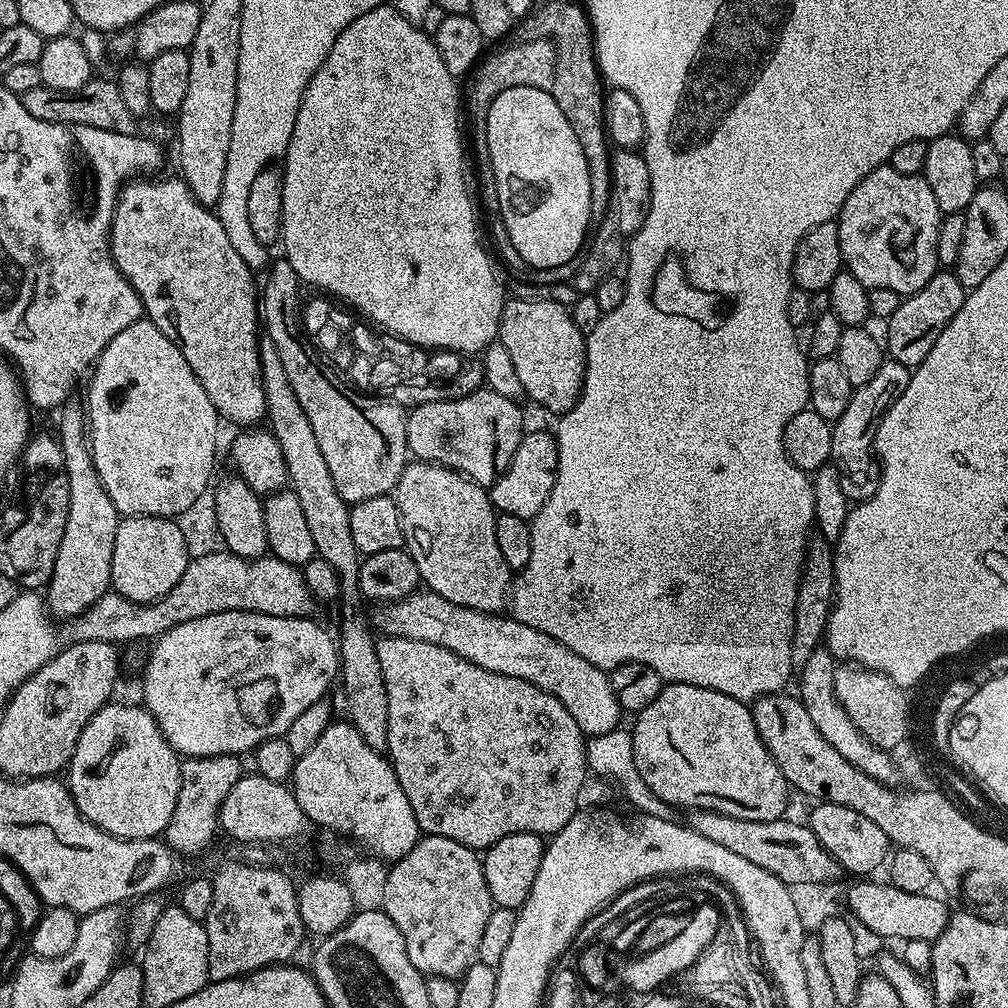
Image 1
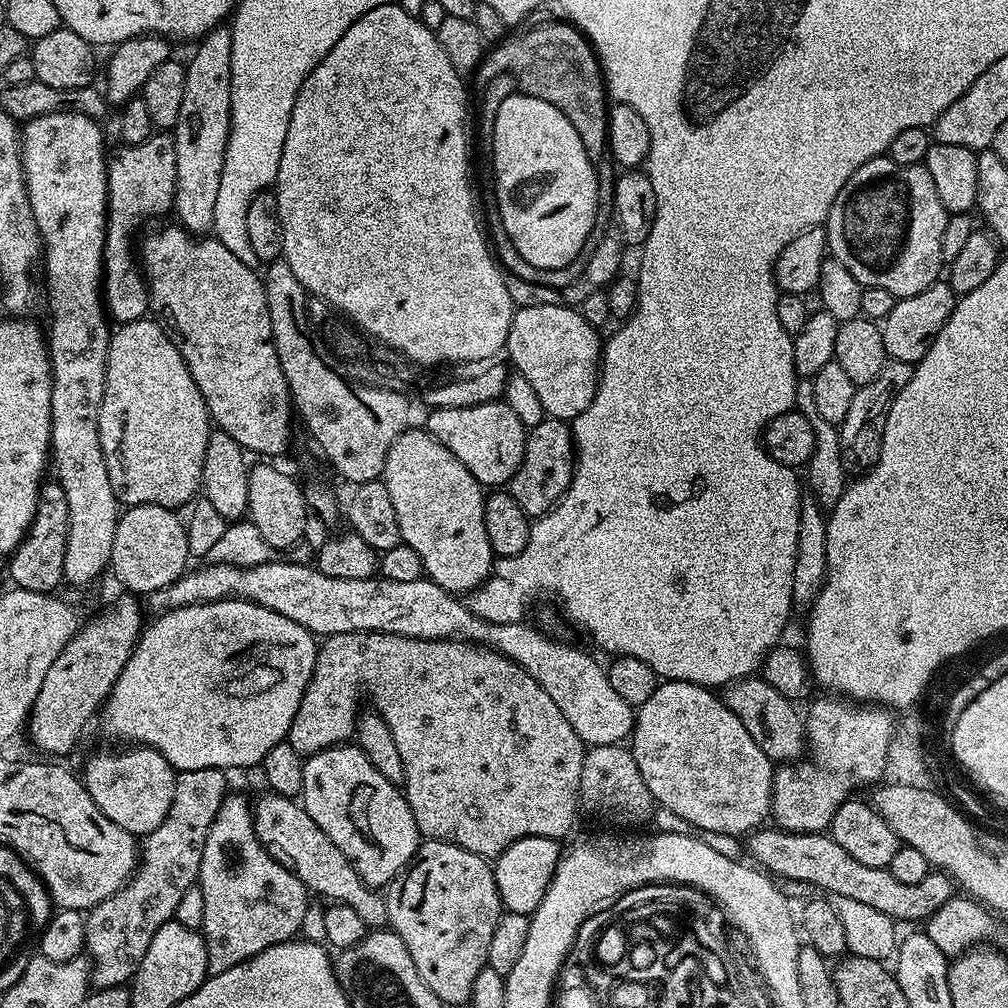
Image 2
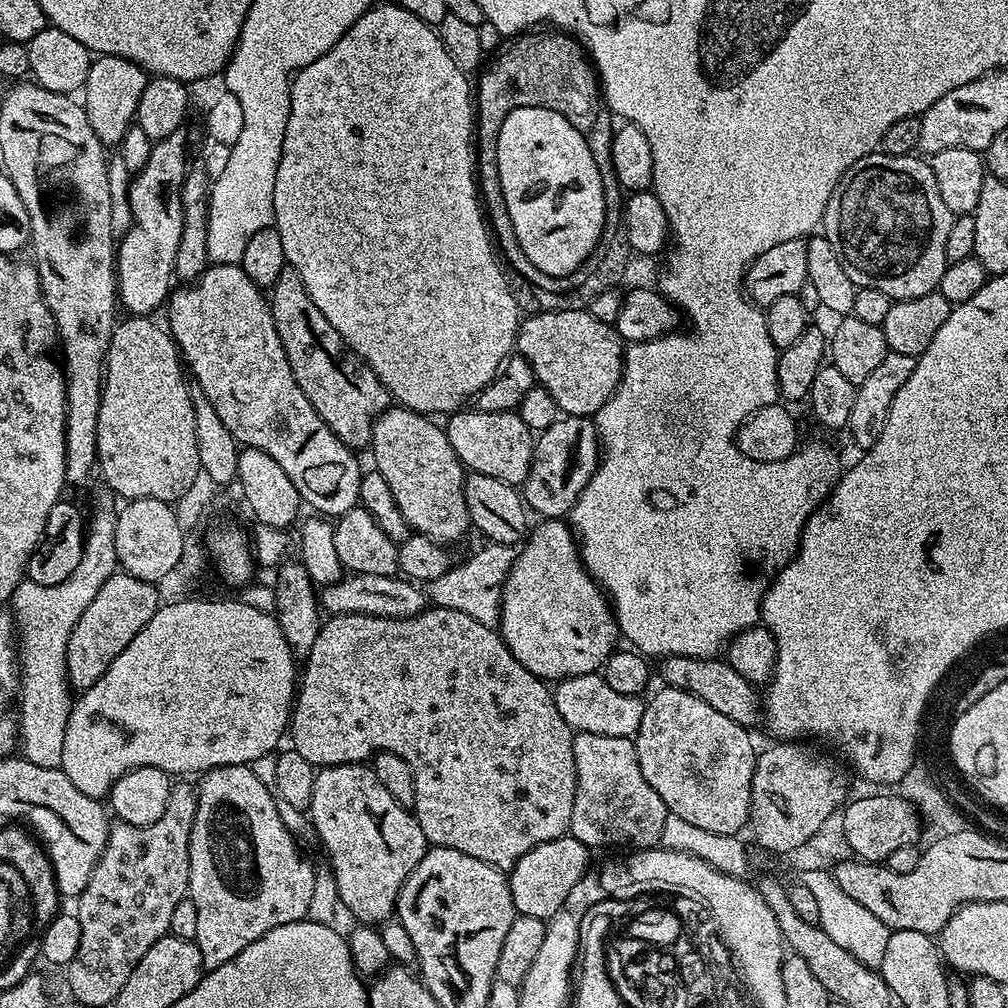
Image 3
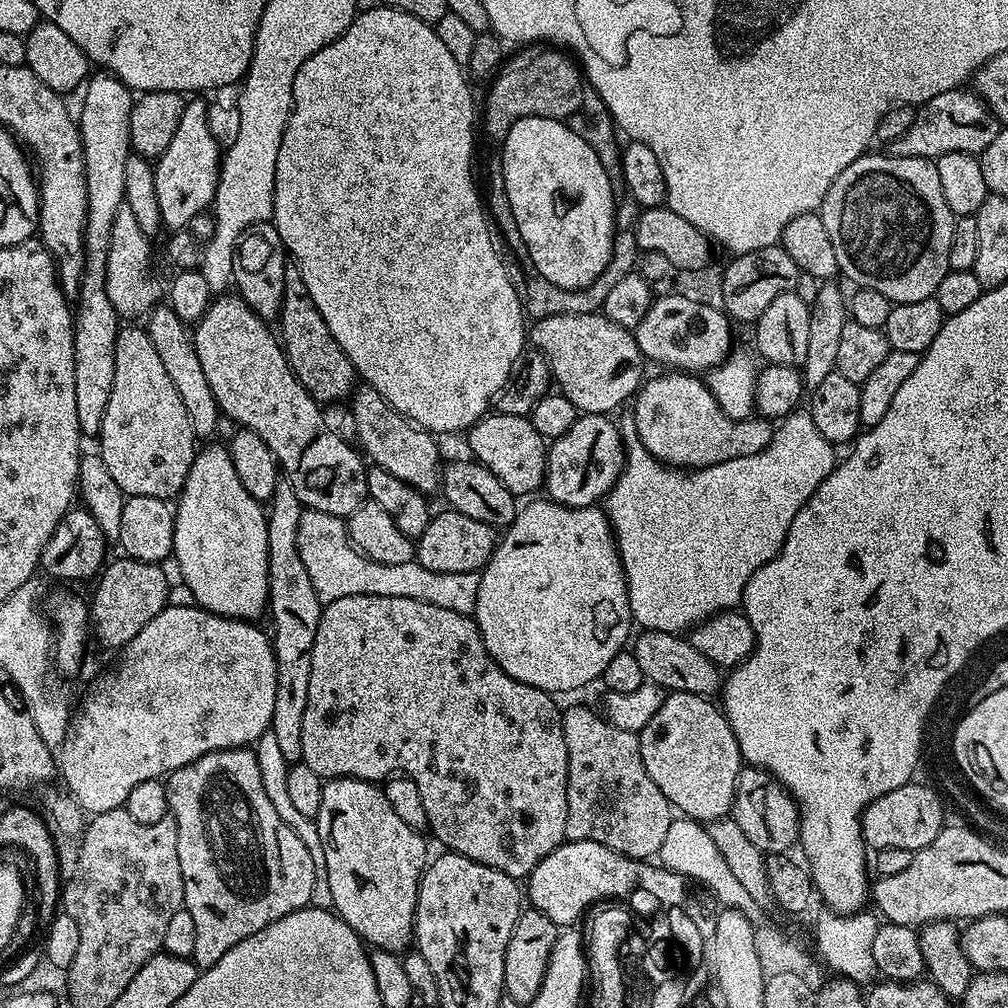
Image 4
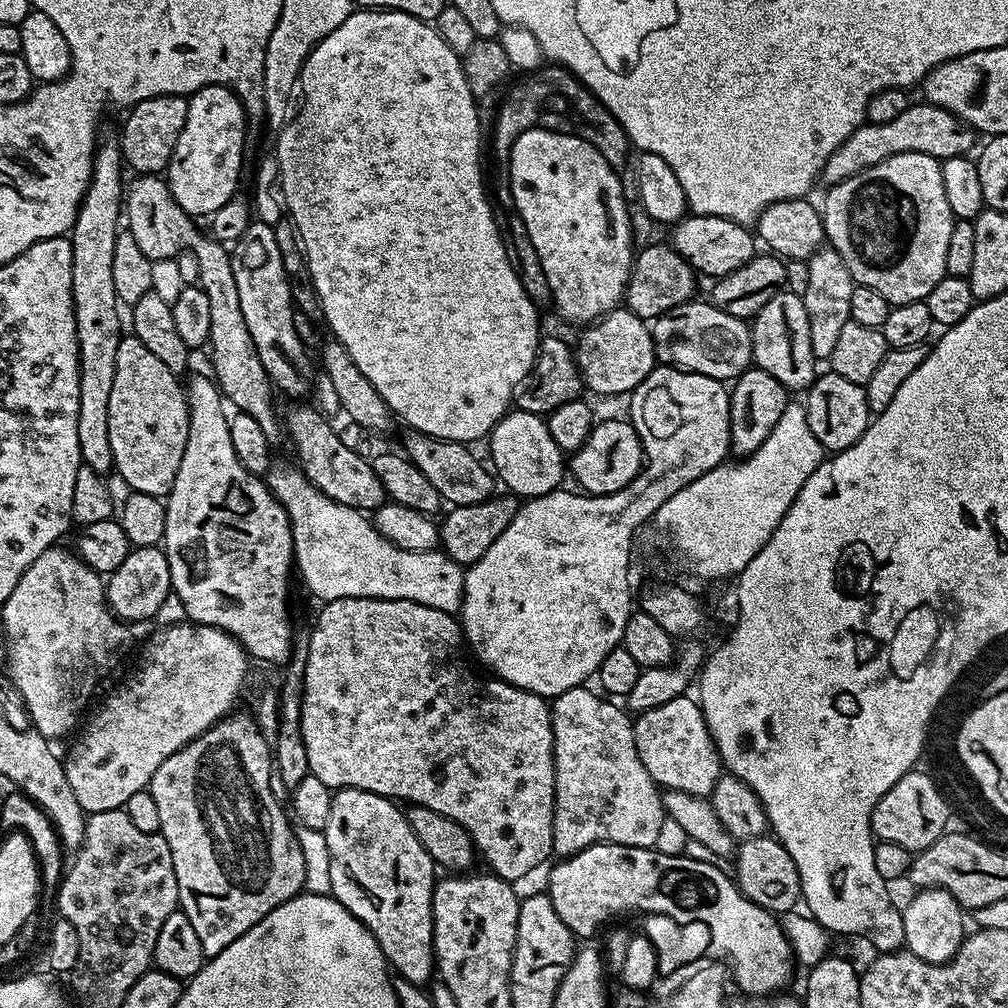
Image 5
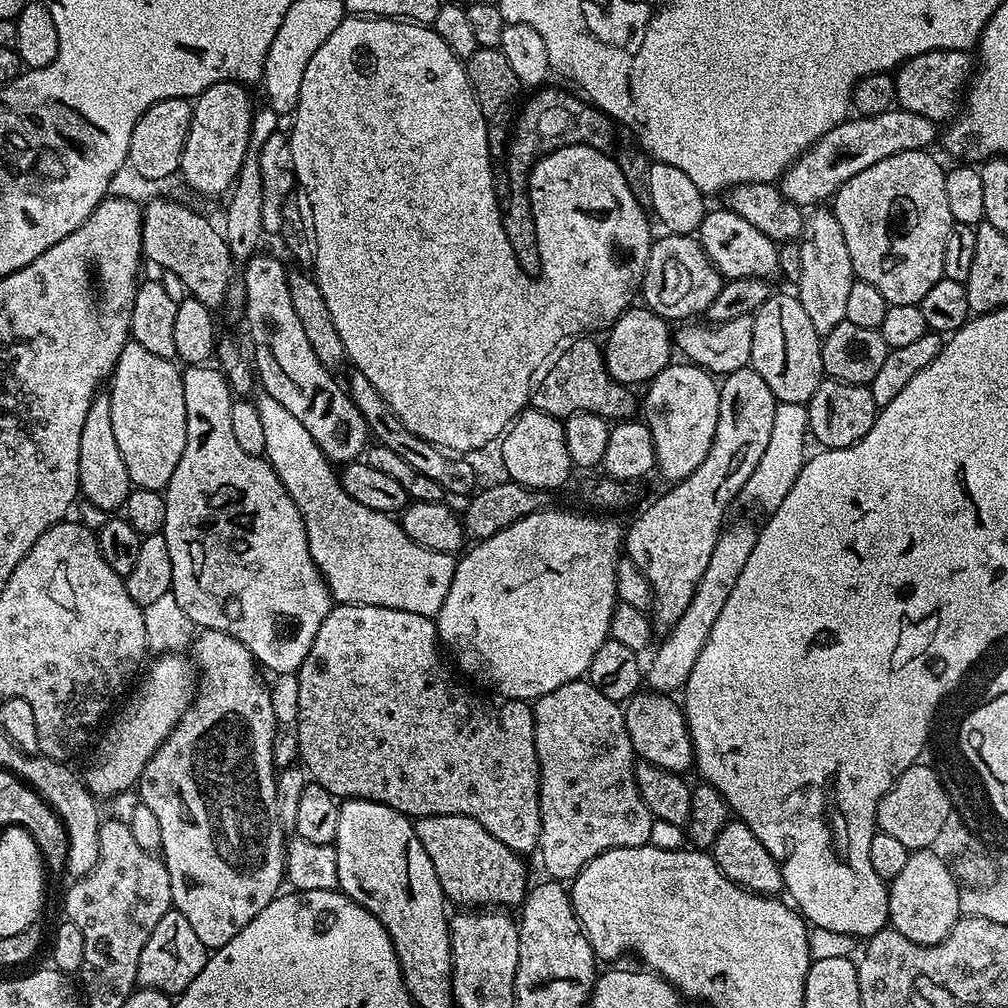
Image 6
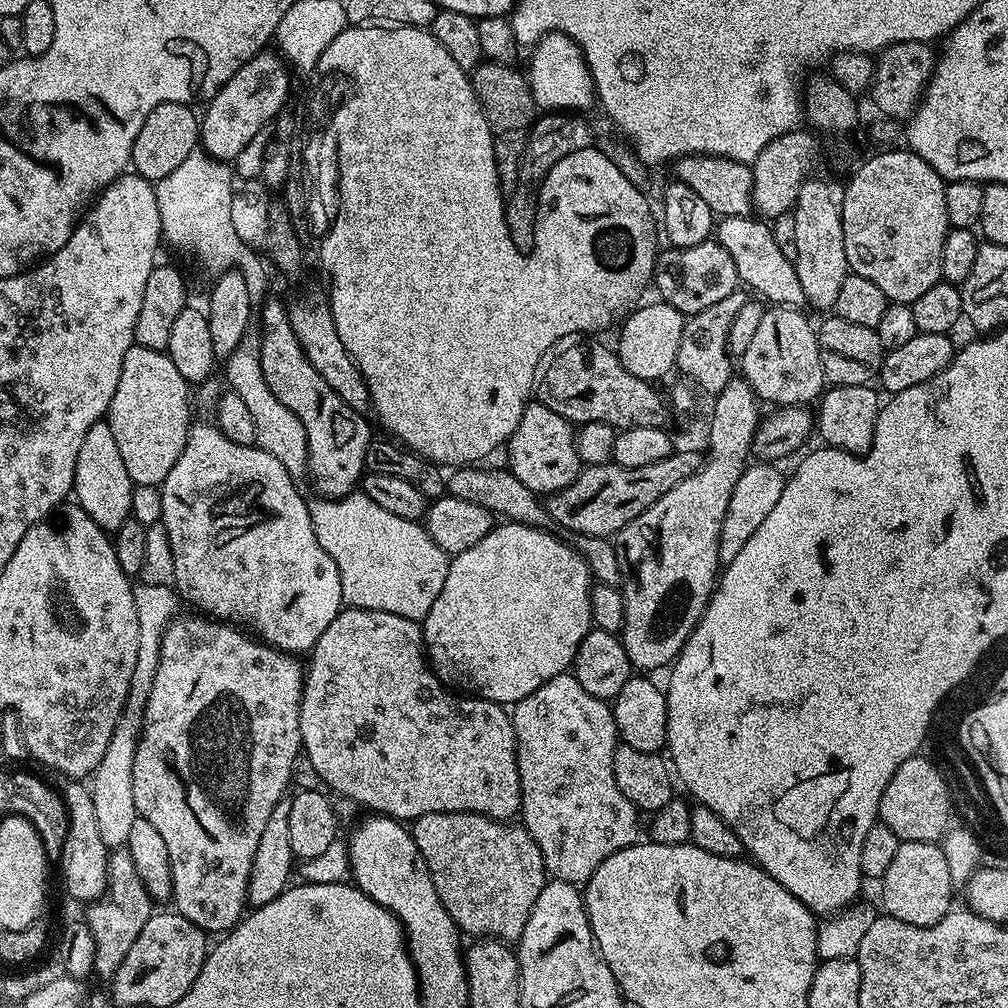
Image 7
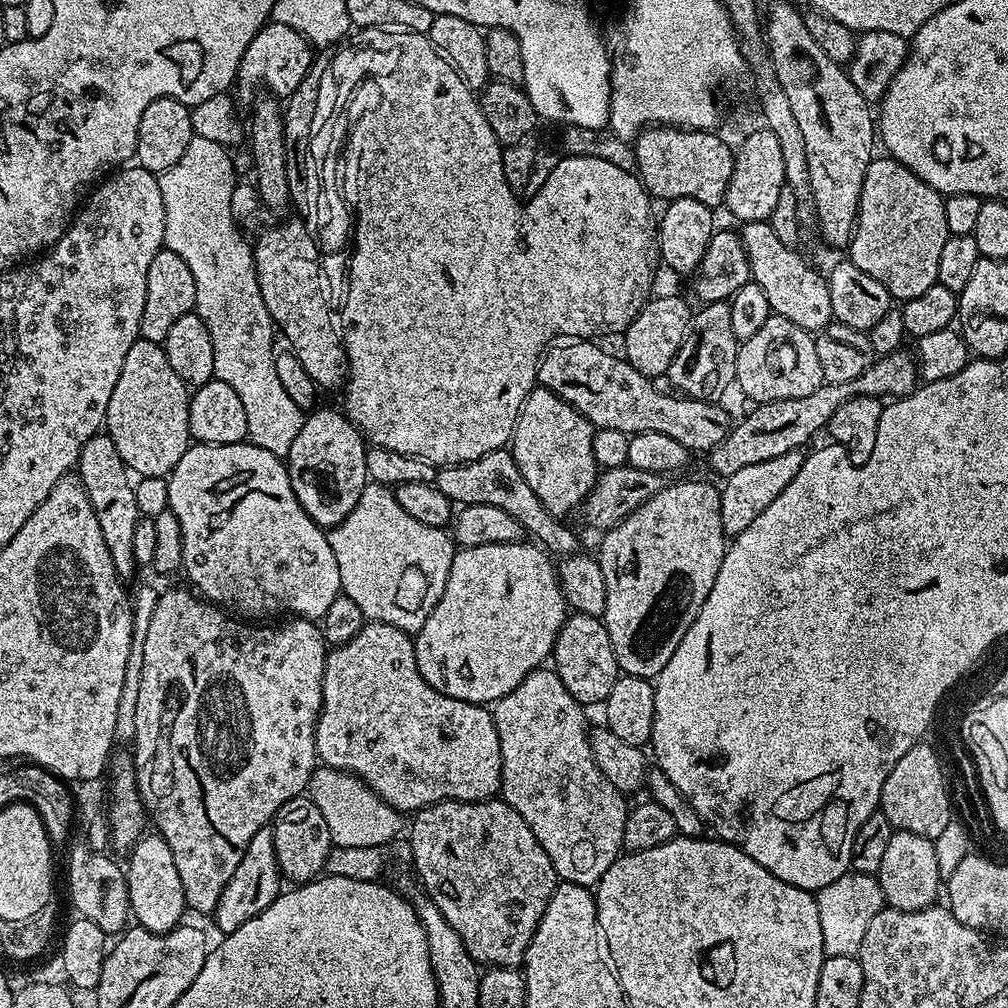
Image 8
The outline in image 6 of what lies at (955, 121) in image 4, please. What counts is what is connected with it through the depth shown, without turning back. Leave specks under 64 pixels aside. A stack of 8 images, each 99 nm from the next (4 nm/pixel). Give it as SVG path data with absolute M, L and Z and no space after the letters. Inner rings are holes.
M893 106L877 116L843 120L834 126L834 130L818 138L818 142L814 142L788 167L778 181L780 193L790 202L801 206L823 205L831 201L838 189L854 178L854 174L862 174L866 166L874 166L874 162L882 162L882 158L890 158L899 152L931 149L931 144L938 140L936 128L937 121L922 118L922 114L910 114L899 106Z

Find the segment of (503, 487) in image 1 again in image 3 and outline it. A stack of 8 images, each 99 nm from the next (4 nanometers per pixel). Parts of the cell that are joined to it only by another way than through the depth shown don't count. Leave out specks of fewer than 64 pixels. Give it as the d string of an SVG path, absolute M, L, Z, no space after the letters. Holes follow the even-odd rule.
M561 415L554 426L546 426L546 430L535 437L530 474L522 485L525 505L540 518L567 517L574 502L578 502L578 494L586 490L590 478L596 473L600 454L600 435L596 432L595 419Z

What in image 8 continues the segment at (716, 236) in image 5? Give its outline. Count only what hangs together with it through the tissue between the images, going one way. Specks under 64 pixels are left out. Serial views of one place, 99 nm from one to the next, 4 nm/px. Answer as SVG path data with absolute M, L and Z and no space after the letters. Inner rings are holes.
M768 220L747 221L739 233L750 262L751 283L762 286L762 294L766 294L766 302L770 302L773 313L813 334L827 329L833 323L827 279L823 275L819 276L799 256L797 249L785 247L777 239Z

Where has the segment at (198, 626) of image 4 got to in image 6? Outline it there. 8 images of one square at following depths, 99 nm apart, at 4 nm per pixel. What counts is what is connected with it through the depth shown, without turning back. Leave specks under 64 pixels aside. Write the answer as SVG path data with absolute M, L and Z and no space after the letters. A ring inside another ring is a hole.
M173 651L157 655L154 660L156 661L152 665L147 665L149 668L148 673L147 668L143 673L144 681L135 685L136 693L125 702L124 709L116 717L111 717L112 725L96 748L88 773L83 773L84 783L97 798L119 797L128 792L126 790L131 784L133 787L139 781L146 762L150 762L158 746L162 746L162 742L174 730L174 726L191 703L192 664L189 657L179 651Z

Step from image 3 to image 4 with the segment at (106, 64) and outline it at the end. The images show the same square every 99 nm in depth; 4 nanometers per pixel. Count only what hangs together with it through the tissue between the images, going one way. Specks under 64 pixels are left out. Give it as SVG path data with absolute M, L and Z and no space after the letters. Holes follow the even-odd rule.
M103 70L89 75L83 85L84 101L78 112L80 129L80 147L84 149L84 177L86 178L86 222L84 223L84 273L80 279L78 299L80 305L74 308L74 399L78 406L78 422L81 433L85 437L100 436L100 424L106 414L106 402L110 402L110 390L114 390L114 350L116 349L116 333L122 327L122 320L116 315L114 306L106 294L106 262L110 248L110 232L114 225L114 216L119 206L124 204L126 190L126 162L133 155L130 142L130 114L134 103L134 93L116 76Z

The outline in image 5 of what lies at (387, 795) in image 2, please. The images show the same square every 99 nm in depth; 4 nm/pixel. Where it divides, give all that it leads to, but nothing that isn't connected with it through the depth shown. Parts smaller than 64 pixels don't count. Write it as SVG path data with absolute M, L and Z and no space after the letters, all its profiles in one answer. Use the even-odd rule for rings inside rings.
M353 788L339 789L332 797L332 805L330 806L329 820L323 830L326 840L326 846L329 847L330 854L330 886L332 887L331 895L335 896L338 903L346 906L346 910L350 910L350 914L354 914L354 918L358 918L358 922L362 922L366 926L366 930L370 930L374 934L374 938L378 942L378 946L382 950L384 959L388 961L391 971L397 977L411 984L421 986L427 985L433 979L434 969L436 967L436 951L434 950L434 922L432 921L432 899L434 898L434 890L438 883L437 865L432 863L430 854L426 854L426 850L422 846L422 842L418 842L418 838L414 834L414 830L408 824L408 817L403 811L399 812L397 805L389 800L386 796L378 794L370 794L366 790L354 790Z

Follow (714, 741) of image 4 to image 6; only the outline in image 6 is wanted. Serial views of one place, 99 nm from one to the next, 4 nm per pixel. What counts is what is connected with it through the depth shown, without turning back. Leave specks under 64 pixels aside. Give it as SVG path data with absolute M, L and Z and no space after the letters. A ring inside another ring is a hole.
M641 690L623 705L624 717L626 718L626 734L630 734L632 751L643 763L662 766L671 772L681 774L687 773L687 768L691 769L694 764L692 754L692 739L688 733L688 723L684 717L684 709L679 703L676 704L671 695L651 690Z

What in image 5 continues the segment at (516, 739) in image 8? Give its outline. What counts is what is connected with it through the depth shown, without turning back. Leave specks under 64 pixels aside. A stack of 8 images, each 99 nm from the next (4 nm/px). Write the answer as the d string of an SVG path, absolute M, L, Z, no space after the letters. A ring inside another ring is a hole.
M588 686L571 688L555 697L550 704L554 734L552 850L560 858L573 856L595 844L655 849L666 825L661 789L650 778L650 774L646 774L646 766L642 766L642 758L638 758L638 746L634 746L633 717L623 707L620 709L616 705L619 703L596 692L591 692Z

